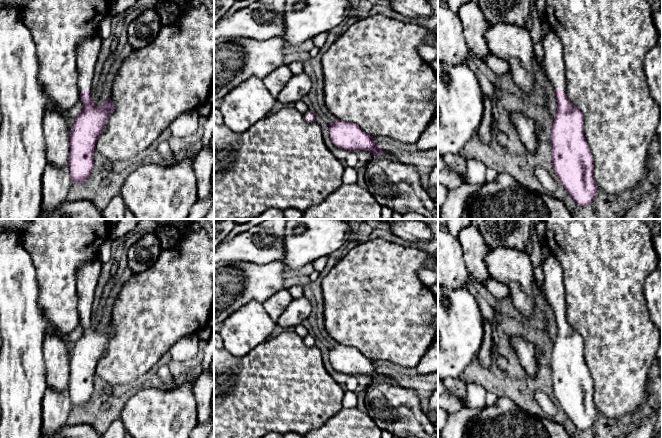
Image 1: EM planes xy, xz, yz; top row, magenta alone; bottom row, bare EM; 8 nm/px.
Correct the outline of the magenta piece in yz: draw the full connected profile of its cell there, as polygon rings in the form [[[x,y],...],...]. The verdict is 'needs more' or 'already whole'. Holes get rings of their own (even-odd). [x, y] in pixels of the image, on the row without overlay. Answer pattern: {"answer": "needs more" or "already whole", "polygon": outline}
{"answer": "needs more", "polygon": [[[549,255],[543,262],[544,292],[555,314],[558,327],[553,342],[550,369],[552,389],[556,400],[579,430],[590,429],[596,421],[597,408],[594,403],[594,382],[584,360],[584,339],[566,320],[563,270],[560,262]]]}

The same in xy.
{"answer": "needs more", "polygon": [[[96,258],[84,263],[77,271],[78,312],[83,334],[75,343],[70,356],[68,386],[71,405],[77,408],[84,408],[91,400],[95,391],[94,376],[97,364],[115,333],[110,322],[100,331],[92,324],[92,304],[101,265],[101,261]]]}

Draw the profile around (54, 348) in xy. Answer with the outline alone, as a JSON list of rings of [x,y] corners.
[[[48,333],[42,344],[46,365],[48,388],[55,391],[68,389],[70,380],[70,357],[63,337]]]

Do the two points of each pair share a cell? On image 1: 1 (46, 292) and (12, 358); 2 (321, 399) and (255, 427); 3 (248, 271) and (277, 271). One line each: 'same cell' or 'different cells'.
1: different cells
2: same cell
3: same cell

